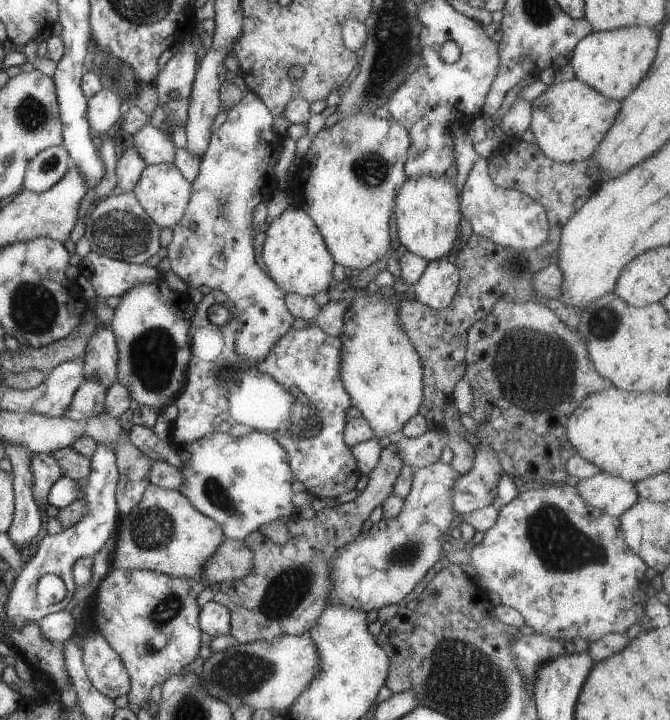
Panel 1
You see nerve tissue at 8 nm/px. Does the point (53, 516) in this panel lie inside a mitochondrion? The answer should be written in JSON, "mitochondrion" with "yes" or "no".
{"mitochondrion":"no"}

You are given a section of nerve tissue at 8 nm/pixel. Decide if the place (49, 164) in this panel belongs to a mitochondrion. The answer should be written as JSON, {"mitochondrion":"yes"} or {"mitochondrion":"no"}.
{"mitochondrion":"yes"}

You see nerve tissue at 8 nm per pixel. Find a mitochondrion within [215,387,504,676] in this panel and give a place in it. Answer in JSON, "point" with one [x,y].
{"point":[288,589]}

